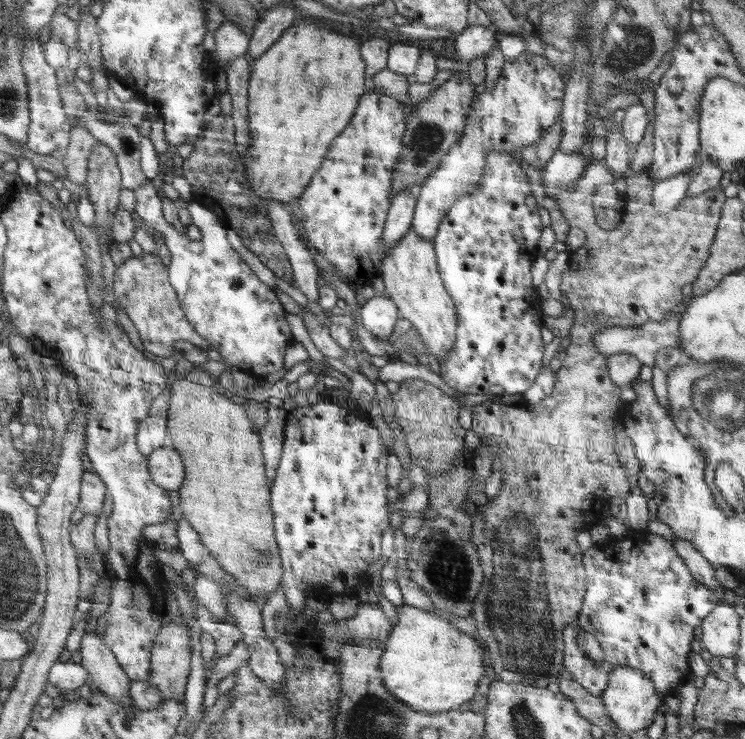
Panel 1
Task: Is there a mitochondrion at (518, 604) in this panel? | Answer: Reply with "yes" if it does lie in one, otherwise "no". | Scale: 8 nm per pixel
yes

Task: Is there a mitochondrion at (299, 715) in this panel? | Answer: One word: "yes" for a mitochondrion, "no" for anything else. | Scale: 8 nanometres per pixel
yes

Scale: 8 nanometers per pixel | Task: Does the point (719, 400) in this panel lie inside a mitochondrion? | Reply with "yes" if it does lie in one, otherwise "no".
yes

